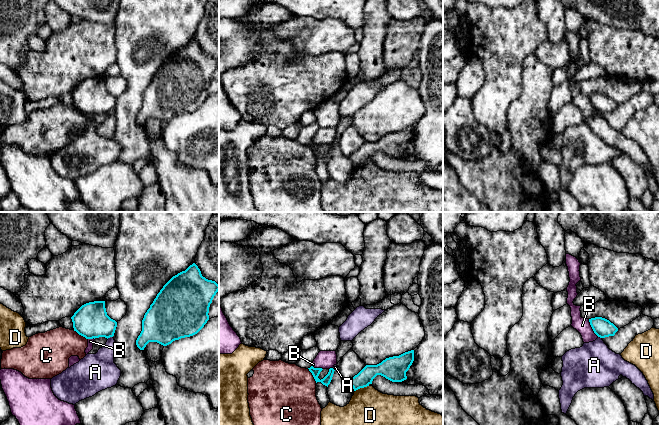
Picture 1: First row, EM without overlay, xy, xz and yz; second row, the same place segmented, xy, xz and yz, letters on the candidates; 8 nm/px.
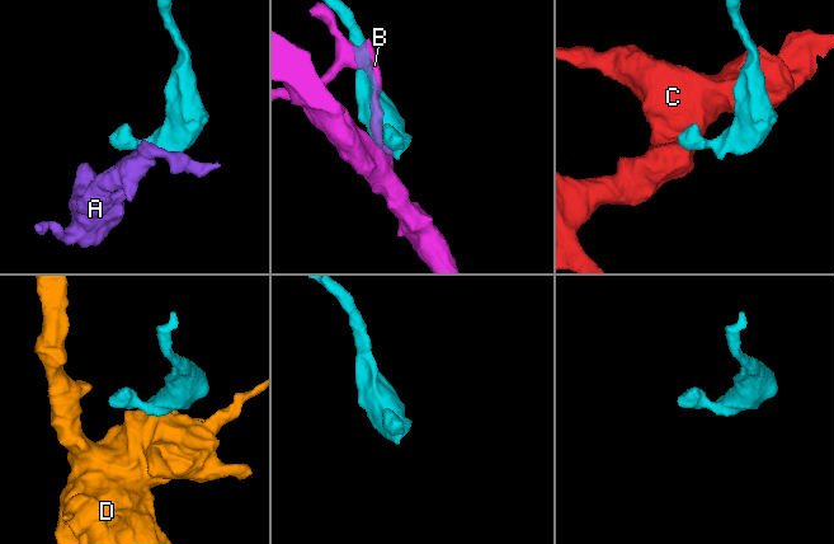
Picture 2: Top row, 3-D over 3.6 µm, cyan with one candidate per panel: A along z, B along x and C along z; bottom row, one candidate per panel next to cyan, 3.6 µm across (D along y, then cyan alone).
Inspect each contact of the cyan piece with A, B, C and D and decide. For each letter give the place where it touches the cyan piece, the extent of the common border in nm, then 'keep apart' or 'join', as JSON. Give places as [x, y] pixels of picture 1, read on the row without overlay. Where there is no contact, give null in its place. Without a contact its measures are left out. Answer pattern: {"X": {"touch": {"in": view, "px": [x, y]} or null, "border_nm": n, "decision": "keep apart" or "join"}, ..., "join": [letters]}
{"A": {"touch": {"in": "xy", "px": [109, 113]}, "border_nm": 50, "decision": "keep apart"}, "B": {"touch": {"in": "yz", "px": [592, 104]}, "border_nm": 170, "decision": "keep apart"}, "C": {"touch": {"in": "xy", "px": [80, 110]}, "border_nm": 140, "decision": "keep apart"}, "D": {"touch": {"in": "xz", "px": [361, 163]}, "border_nm": 120, "decision": "keep apart"}, "join": []}

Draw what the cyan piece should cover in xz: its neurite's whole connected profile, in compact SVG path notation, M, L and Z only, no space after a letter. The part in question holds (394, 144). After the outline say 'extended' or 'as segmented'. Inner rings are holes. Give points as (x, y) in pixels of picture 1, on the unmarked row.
M414 126L399 132L386 134L377 141L366 141L348 158L354 167L372 160L377 151L381 151L392 158L402 158L407 155L406 148L414 137Z; as segmented

